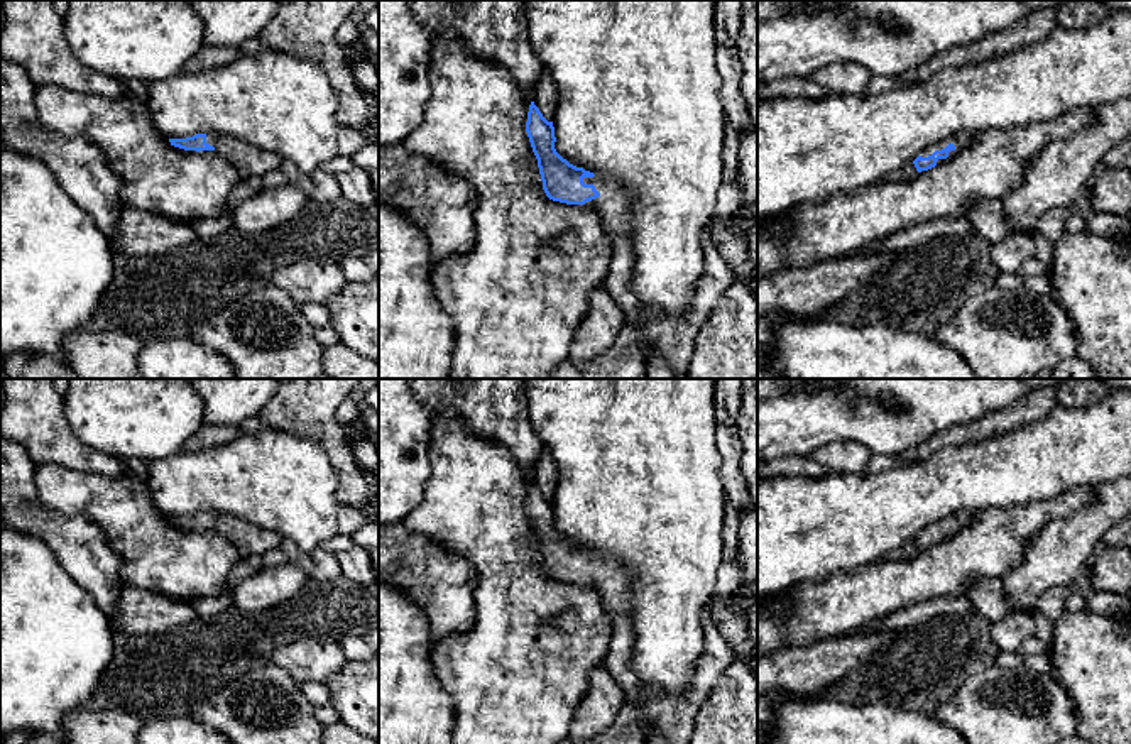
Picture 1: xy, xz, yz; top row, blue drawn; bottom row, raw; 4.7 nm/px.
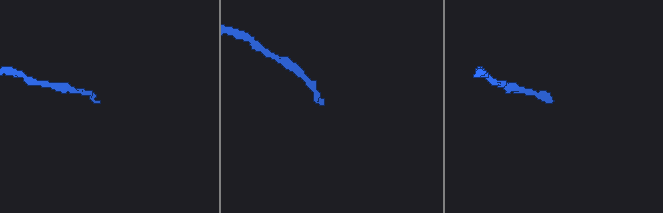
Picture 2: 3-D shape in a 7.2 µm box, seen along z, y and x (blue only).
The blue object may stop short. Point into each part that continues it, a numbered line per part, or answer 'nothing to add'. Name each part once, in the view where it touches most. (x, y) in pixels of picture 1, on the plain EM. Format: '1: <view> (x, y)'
1: yz (964, 518)

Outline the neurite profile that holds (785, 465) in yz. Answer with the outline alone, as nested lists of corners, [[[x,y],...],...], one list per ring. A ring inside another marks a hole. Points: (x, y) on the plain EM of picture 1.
[[[779,457],[757,463],[757,479],[769,477],[810,477],[822,479],[828,473],[811,457]]]

